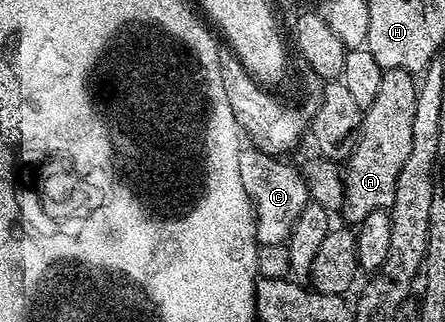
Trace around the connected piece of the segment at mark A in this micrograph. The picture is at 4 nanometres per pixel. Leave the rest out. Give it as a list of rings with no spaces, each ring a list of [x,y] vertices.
[[[387,68],[382,71],[379,94],[375,94],[375,102],[364,109],[355,143],[347,156],[349,165],[343,168],[343,213],[350,220],[350,225],[360,224],[367,214],[375,210],[387,210],[395,202],[395,182],[399,182],[399,170],[403,170],[403,162],[407,162],[407,154],[411,154],[413,145],[411,122],[415,120],[417,85],[414,73],[405,68]]]

